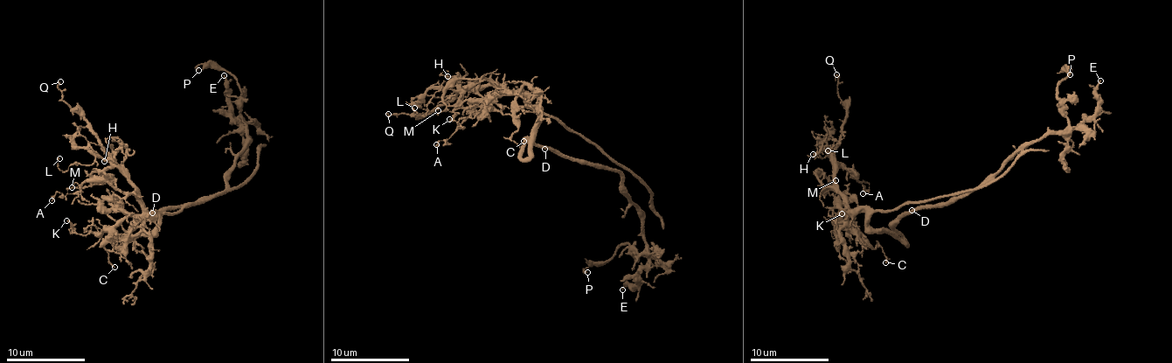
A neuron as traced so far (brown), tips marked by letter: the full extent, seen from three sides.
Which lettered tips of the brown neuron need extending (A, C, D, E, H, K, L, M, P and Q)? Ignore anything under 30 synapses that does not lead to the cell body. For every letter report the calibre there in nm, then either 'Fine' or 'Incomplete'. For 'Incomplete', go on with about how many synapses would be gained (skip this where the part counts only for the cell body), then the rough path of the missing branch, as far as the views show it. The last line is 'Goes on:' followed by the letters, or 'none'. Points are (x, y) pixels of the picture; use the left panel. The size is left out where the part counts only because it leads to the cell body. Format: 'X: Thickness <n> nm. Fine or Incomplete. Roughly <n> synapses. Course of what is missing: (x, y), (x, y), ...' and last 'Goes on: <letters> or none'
A: Thickness 160 nm. Fine
C: Thickness 130 nm. Fine
D: Thickness 340 nm. Fine
E: Thickness 170 nm. Fine
H: Thickness 100 nm. Fine
K: Thickness 130 nm. Fine
L: Thickness 140 nm. Fine
M: Thickness 130 nm. Fine
P: Thickness 240 nm. Fine
Q: Thickness 170 nm. Fine
Goes on: none

